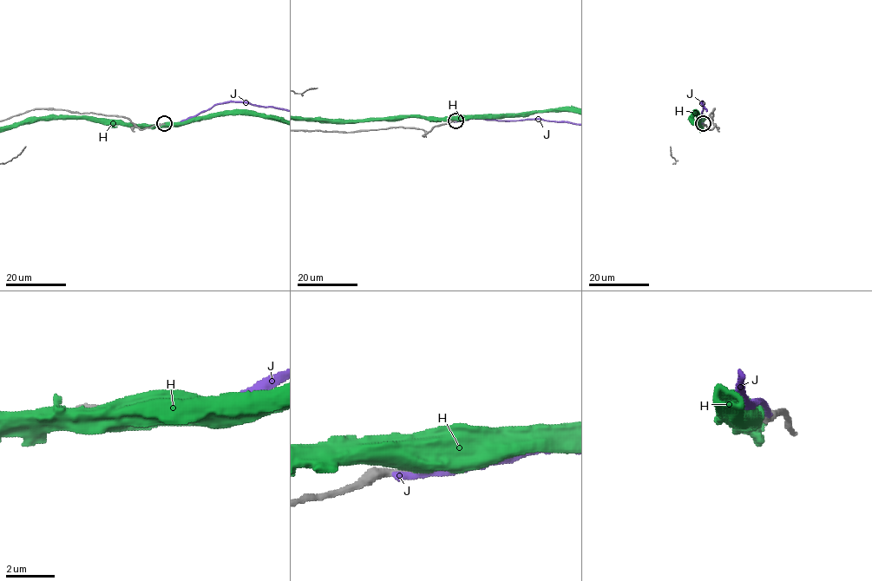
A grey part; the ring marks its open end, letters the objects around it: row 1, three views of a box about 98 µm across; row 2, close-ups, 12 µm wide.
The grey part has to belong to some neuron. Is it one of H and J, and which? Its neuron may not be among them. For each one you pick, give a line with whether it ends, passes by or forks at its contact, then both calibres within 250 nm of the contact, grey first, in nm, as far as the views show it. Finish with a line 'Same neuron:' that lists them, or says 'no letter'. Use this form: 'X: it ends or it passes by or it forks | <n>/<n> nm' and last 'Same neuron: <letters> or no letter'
Same neuron: no letter

